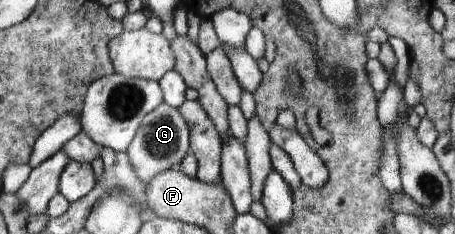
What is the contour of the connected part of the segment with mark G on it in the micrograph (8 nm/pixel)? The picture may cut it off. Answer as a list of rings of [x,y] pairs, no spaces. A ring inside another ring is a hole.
[[[163,102],[142,119],[136,136],[125,153],[130,157],[130,165],[134,173],[138,175],[138,179],[147,183],[154,177],[158,177],[160,173],[166,173],[168,169],[179,167],[184,157],[190,153],[189,150],[188,125],[178,112],[178,108]]]

